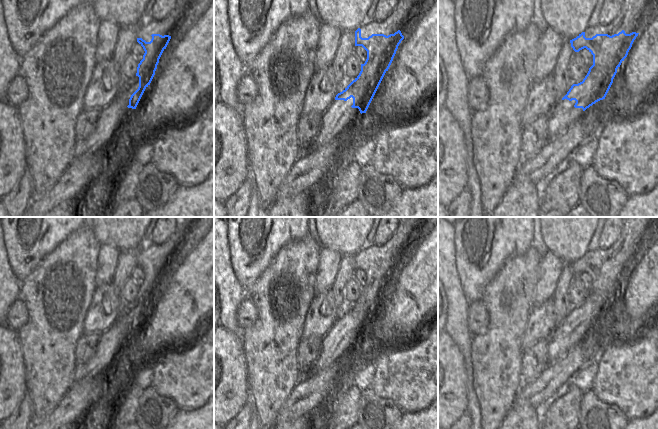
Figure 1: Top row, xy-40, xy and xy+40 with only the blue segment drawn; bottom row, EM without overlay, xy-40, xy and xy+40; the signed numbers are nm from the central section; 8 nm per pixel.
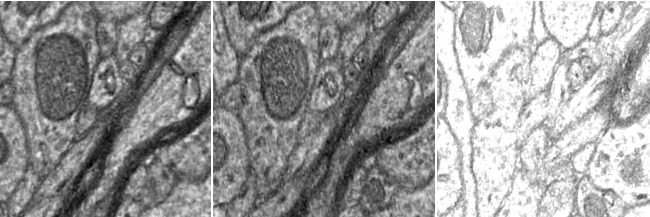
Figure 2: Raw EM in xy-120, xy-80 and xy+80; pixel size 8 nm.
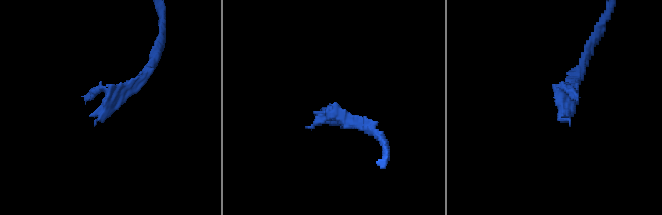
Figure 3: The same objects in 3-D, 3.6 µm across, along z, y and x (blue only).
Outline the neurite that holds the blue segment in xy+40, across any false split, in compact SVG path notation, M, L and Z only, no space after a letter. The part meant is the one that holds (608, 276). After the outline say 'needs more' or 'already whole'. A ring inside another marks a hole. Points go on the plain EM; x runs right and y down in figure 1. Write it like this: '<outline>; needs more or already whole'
M658 234L639 256L626 258L624 254L612 260L608 258L596 258L592 262L586 262L585 256L570 264L571 271L575 276L586 272L593 279L593 289L582 306L573 308L567 318L558 325L547 343L547 357L549 363L563 358L583 336L605 323L622 288L621 305L626 319L630 322L642 322L658 306Z; needs more

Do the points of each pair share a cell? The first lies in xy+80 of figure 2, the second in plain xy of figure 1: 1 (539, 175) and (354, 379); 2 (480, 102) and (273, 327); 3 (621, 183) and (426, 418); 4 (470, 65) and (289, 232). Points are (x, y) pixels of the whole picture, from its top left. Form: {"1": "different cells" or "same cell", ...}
{"1": "different cells", "2": "different cells", "3": "different cells", "4": "same cell"}

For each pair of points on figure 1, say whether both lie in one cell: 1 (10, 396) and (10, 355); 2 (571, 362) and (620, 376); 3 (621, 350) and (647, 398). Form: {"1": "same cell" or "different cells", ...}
{"1": "same cell", "2": "different cells", "3": "same cell"}

